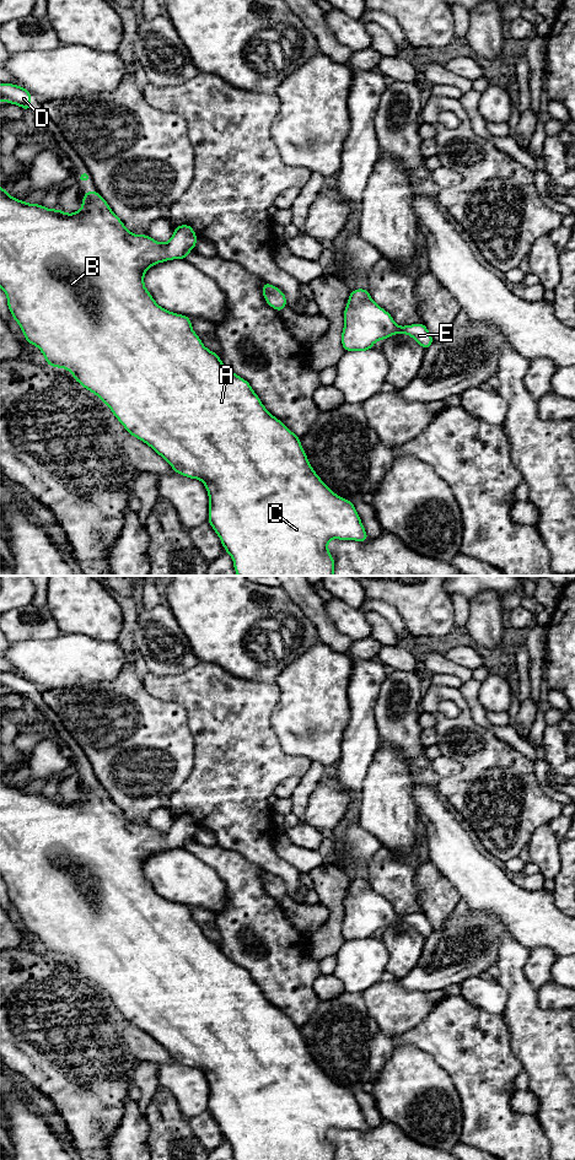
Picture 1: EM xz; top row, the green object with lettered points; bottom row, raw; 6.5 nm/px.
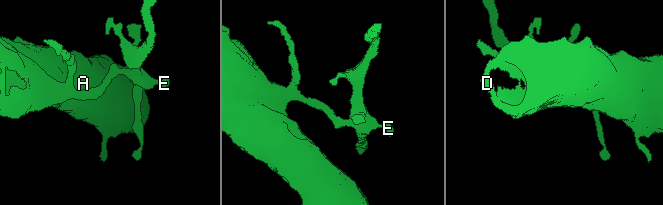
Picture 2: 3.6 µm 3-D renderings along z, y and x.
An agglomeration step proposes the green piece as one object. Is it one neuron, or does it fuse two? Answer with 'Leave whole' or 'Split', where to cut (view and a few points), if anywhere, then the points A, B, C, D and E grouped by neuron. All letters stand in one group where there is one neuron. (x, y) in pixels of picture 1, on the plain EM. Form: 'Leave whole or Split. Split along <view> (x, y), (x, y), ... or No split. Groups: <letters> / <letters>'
Leave whole. No split. Groups: A B C D E

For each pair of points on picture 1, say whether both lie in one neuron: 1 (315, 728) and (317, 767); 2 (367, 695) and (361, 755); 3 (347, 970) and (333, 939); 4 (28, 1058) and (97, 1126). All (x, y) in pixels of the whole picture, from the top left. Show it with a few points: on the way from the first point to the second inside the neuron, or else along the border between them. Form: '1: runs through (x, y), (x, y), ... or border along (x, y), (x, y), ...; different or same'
1: border along (312, 761), (318, 761), (323, 766); different
2: runs through (363, 710), (361, 740); same
3: border along (345, 942), (333, 955), (321, 959); different
4: runs through (46, 1074), (80, 1109); same

